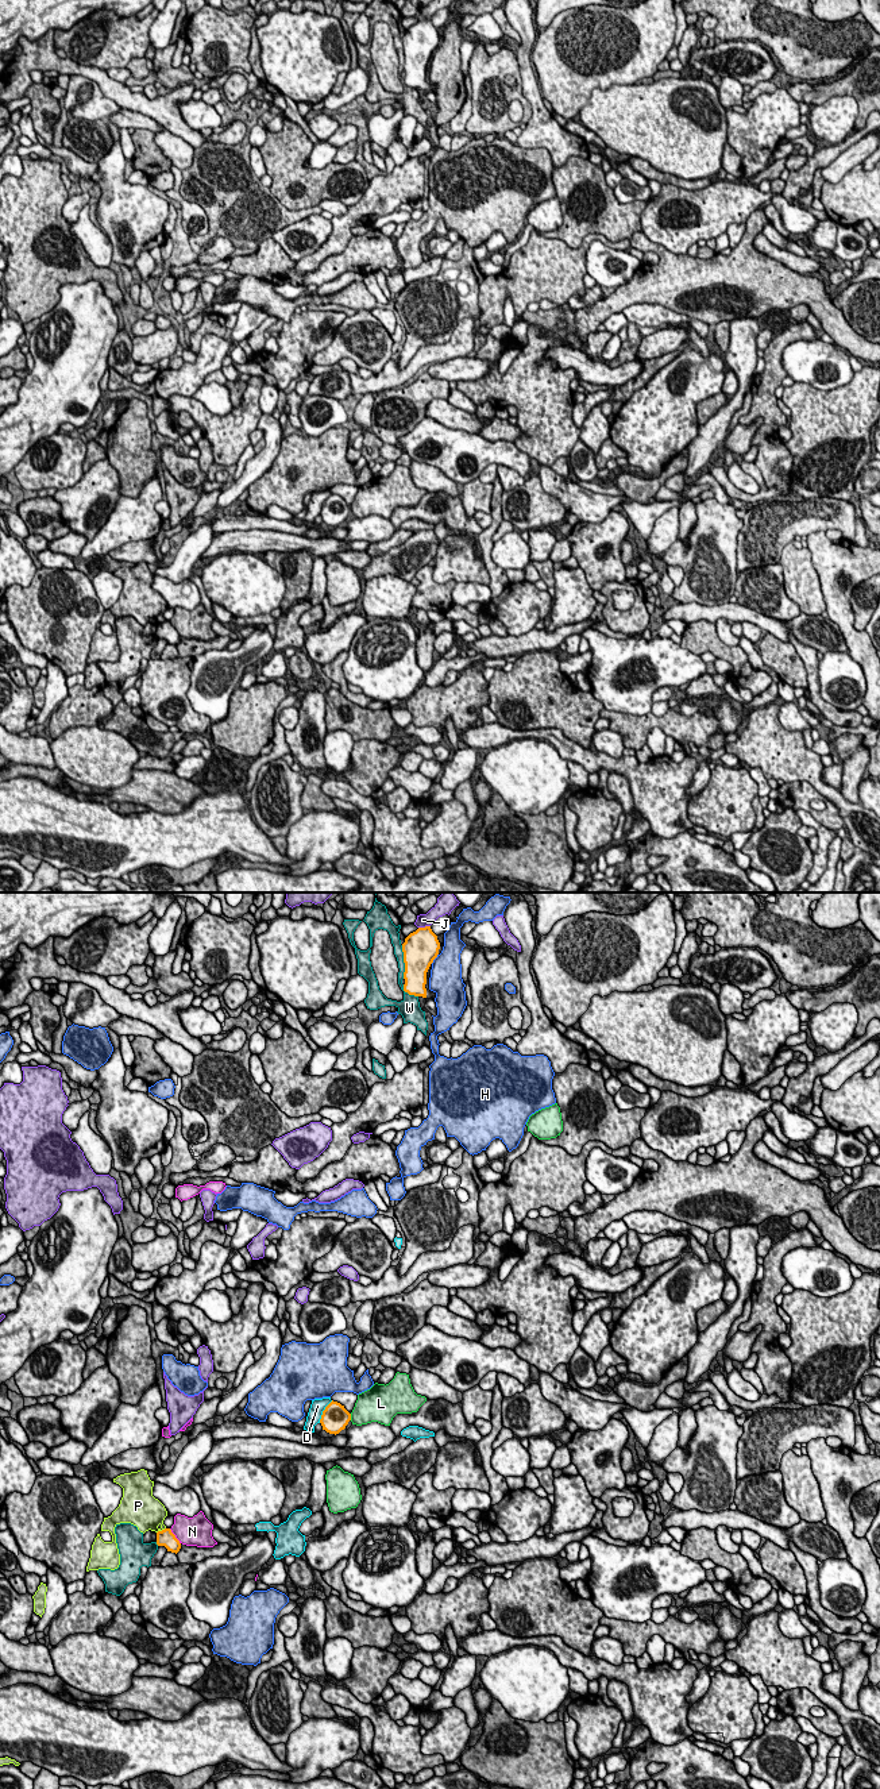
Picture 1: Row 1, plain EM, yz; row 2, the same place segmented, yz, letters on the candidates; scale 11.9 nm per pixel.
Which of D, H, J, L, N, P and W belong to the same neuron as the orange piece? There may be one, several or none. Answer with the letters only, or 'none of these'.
none of these

